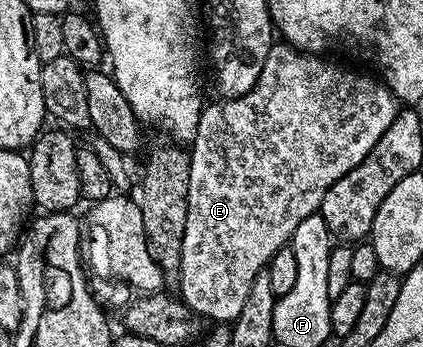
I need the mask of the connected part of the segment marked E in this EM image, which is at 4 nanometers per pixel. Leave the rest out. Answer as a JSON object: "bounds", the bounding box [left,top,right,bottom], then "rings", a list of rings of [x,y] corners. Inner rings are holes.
{"bounds":[177,42,401,322],"rings":[[[275,42],[272,43],[269,50],[269,58],[265,58],[265,66],[261,66],[261,78],[257,78],[253,90],[240,96],[220,99],[218,101],[220,104],[208,103],[204,107],[201,118],[197,122],[197,134],[189,144],[191,169],[189,170],[189,190],[187,191],[187,217],[185,218],[185,238],[181,242],[181,266],[177,281],[180,292],[178,295],[183,303],[190,306],[198,316],[202,316],[208,321],[234,322],[241,314],[241,306],[245,306],[245,298],[249,298],[249,286],[253,286],[253,278],[257,278],[257,274],[266,269],[273,254],[277,254],[277,250],[288,247],[291,235],[295,233],[297,226],[301,226],[301,222],[305,222],[305,218],[318,213],[329,186],[333,186],[333,182],[337,182],[337,178],[349,174],[349,170],[353,170],[353,166],[360,164],[365,158],[365,154],[369,154],[369,150],[373,150],[373,146],[377,146],[377,138],[381,138],[381,134],[385,134],[385,130],[389,130],[393,118],[401,110],[401,104],[382,79],[372,76],[366,76],[363,72],[354,72],[351,68],[342,68],[341,65],[334,64],[331,58],[301,52],[286,42]]]}

